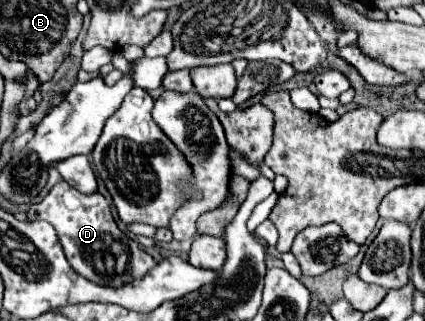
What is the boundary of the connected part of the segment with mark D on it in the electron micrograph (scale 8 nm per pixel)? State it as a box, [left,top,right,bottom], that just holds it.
[27,181,157,287]

